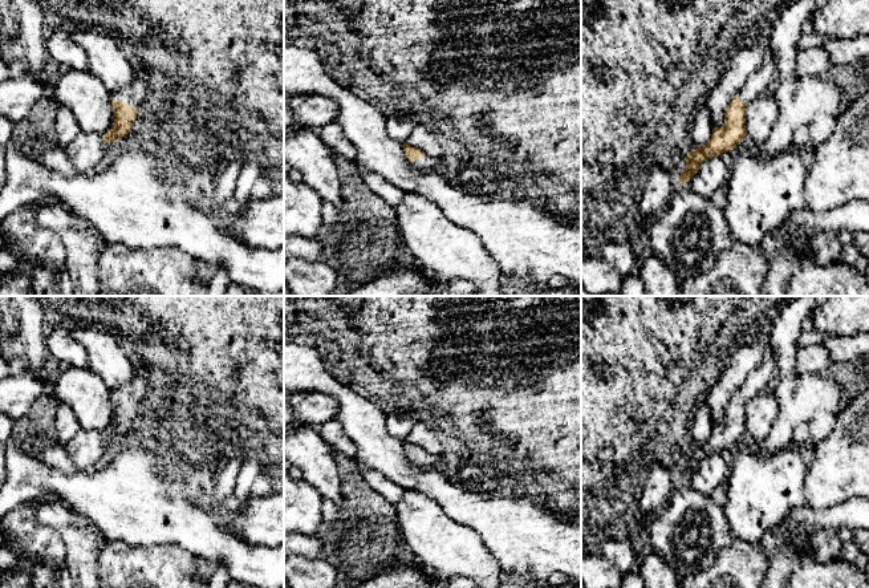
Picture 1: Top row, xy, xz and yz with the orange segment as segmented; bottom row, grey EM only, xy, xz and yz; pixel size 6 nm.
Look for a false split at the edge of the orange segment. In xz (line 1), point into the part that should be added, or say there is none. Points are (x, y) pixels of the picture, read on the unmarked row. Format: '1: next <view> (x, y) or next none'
1: next xz (427, 461)

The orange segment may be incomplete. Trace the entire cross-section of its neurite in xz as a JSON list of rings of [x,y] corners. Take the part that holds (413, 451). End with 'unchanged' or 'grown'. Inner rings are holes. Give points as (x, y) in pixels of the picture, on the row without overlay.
[[[403,439],[403,449],[407,457],[410,458],[410,461],[418,467],[433,469],[433,467],[438,467],[439,465],[438,455],[426,453],[423,449],[411,445],[406,439]]] | grown

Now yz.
[[[772,346],[764,356],[760,366],[752,370],[744,381],[739,393],[730,400],[722,425],[714,425],[708,439],[694,446],[687,454],[686,466],[678,474],[681,482],[686,482],[699,467],[703,459],[719,454],[732,446],[743,437],[746,430],[746,404],[758,393],[763,392],[776,368],[776,349]]] | grown

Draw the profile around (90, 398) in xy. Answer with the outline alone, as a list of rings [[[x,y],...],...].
[[[88,368],[64,370],[49,392],[73,409],[81,429],[103,433],[113,425],[111,389]]]

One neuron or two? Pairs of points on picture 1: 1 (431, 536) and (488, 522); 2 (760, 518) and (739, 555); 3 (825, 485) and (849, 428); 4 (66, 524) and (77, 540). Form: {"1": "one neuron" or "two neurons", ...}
{"1": "two neurons", "2": "two neurons", "3": "one neuron", "4": "one neuron"}

